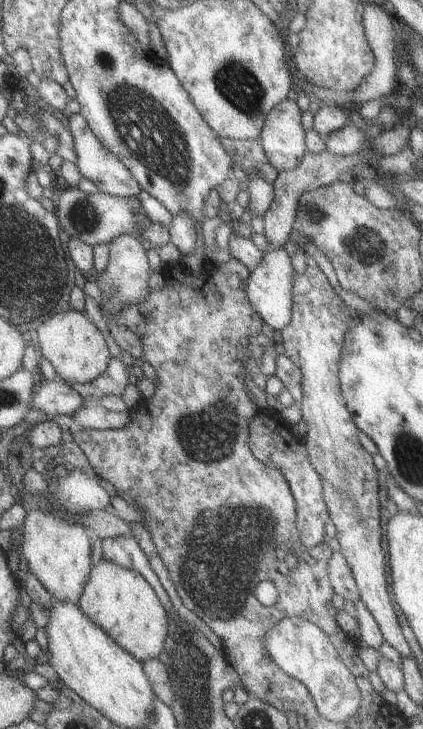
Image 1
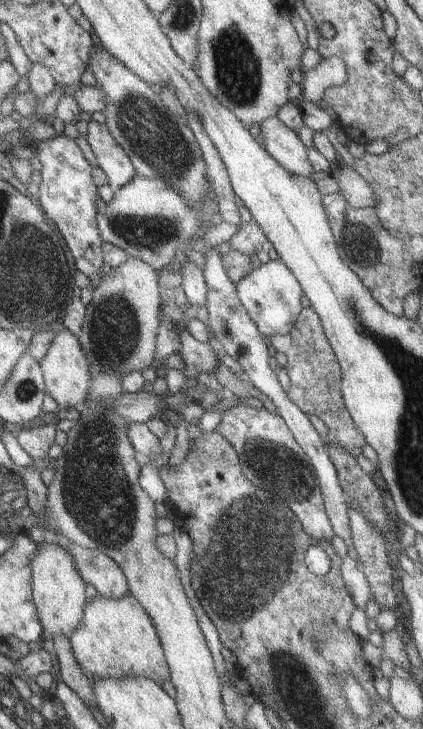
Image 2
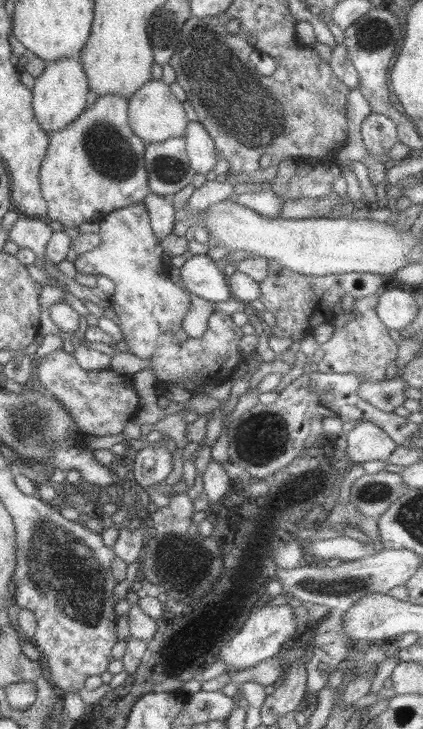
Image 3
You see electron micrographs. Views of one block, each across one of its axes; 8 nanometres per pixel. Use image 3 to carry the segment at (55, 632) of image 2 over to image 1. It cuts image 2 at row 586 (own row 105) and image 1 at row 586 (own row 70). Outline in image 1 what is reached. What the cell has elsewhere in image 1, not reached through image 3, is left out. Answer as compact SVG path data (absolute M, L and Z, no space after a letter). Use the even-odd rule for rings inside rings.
M31 509L26 512L22 522L21 552L22 568L31 572L39 584L49 592L50 597L73 602L83 590L89 577L91 546L84 527L67 522L45 509Z

